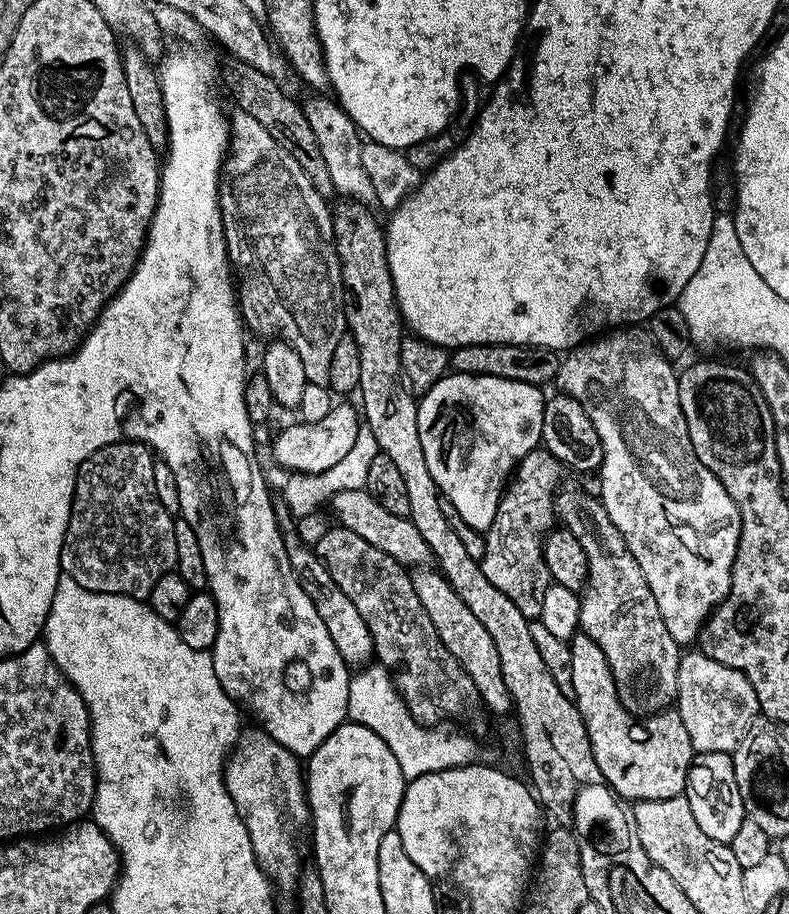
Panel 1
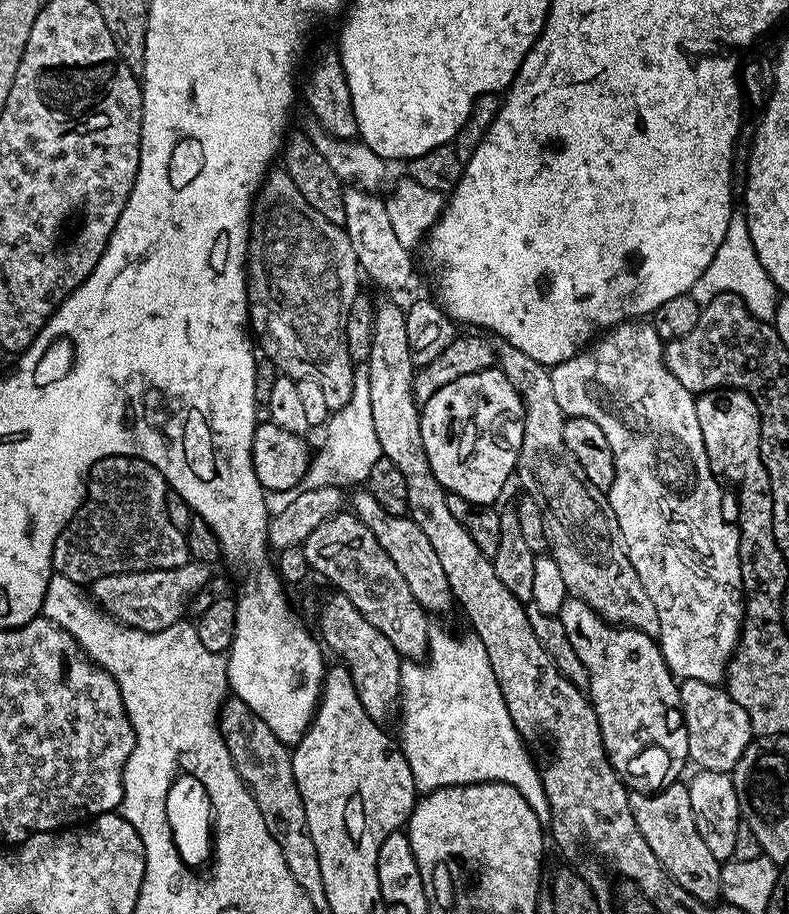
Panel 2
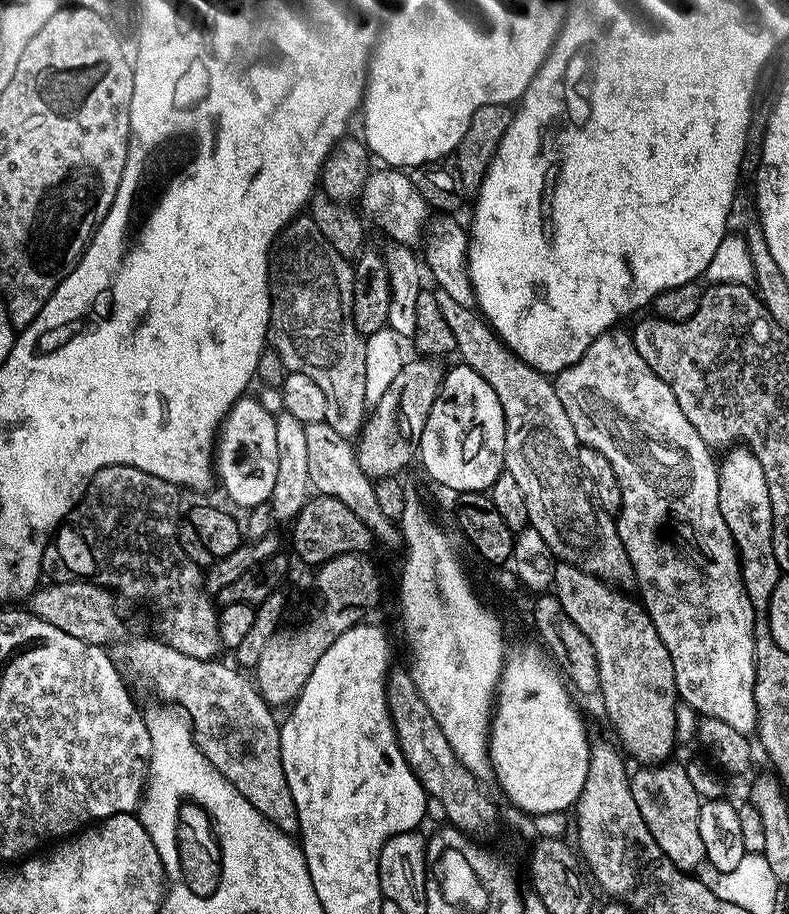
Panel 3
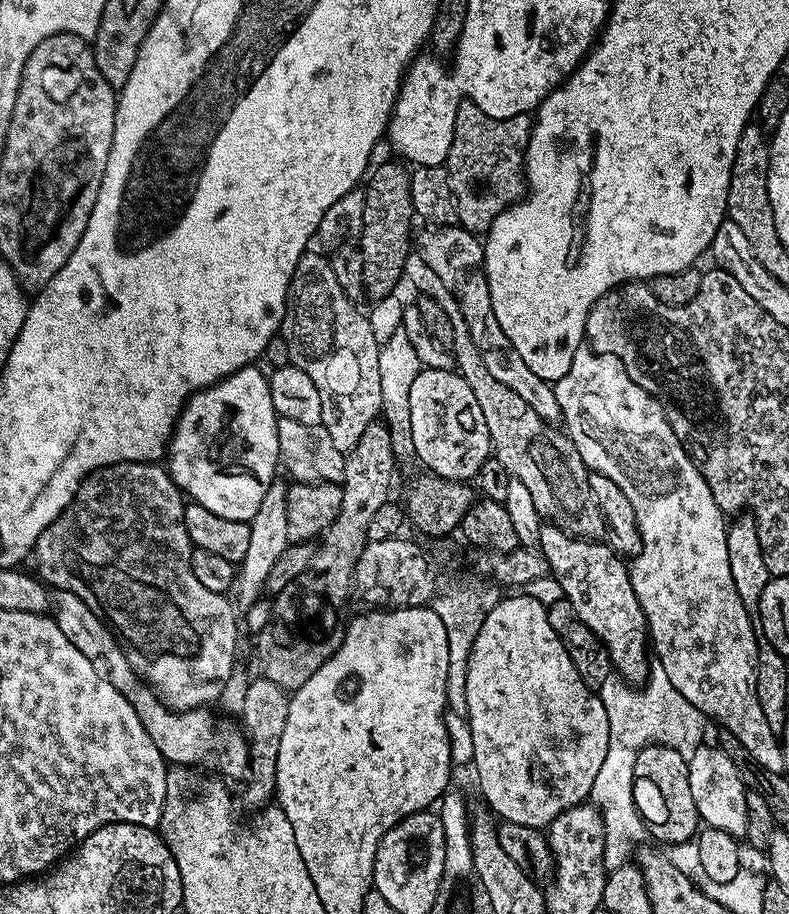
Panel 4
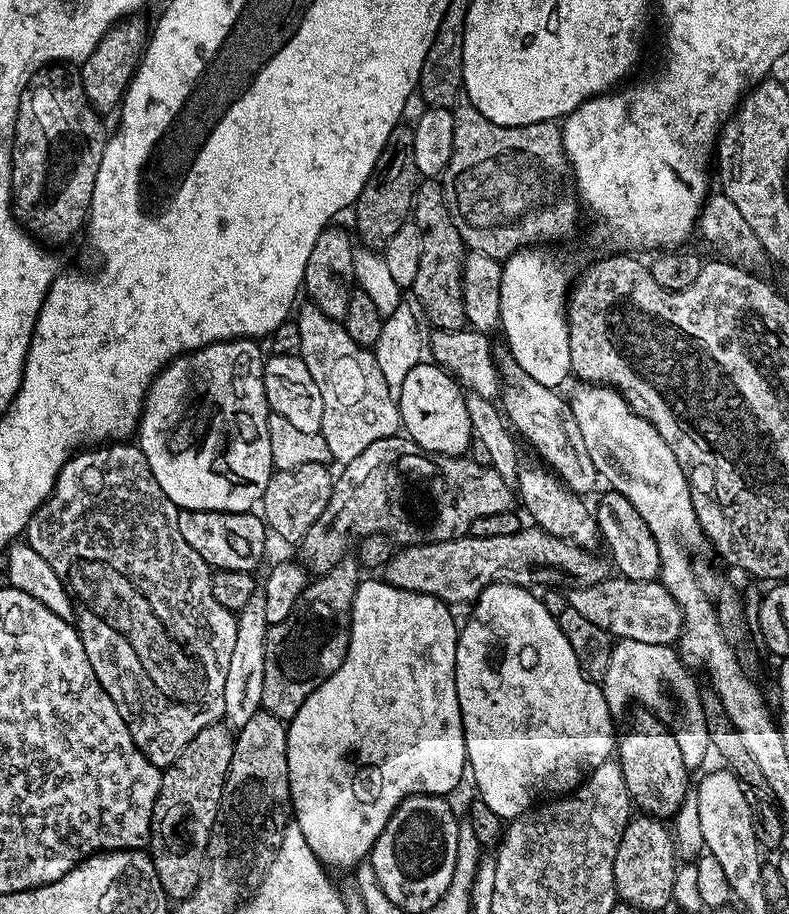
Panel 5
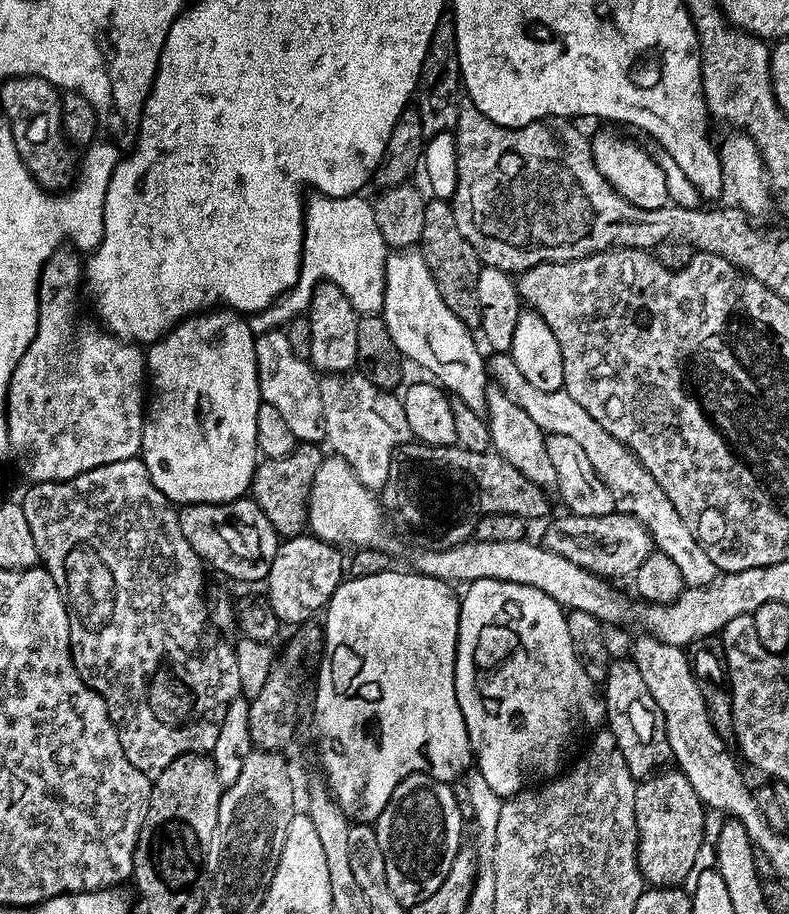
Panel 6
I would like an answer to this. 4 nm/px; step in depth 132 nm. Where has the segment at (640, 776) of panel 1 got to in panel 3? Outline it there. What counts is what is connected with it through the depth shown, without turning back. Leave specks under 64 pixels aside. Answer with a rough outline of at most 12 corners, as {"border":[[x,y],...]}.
{"border":[[563,562],[554,594],[594,646],[637,765],[678,744],[674,666],[648,609]]}

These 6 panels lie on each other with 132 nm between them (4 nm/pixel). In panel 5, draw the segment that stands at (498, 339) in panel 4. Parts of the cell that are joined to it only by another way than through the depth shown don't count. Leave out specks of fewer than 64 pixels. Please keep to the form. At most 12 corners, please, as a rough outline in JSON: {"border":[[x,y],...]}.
{"border":[[507,343],[494,355],[509,425],[571,492],[598,473],[571,403],[534,382]]}

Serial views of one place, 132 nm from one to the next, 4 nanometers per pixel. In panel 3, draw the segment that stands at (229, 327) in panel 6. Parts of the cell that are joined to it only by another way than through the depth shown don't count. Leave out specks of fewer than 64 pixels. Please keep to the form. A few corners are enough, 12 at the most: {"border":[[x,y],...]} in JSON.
{"border":[[252,394],[221,424],[214,472],[243,510],[269,503],[276,416]]}

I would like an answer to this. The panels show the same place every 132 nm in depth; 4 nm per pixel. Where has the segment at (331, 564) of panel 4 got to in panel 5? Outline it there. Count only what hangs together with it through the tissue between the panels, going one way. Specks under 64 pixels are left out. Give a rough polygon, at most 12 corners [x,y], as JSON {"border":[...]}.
{"border":[[355,559],[265,638],[261,709],[291,722],[348,653]]}

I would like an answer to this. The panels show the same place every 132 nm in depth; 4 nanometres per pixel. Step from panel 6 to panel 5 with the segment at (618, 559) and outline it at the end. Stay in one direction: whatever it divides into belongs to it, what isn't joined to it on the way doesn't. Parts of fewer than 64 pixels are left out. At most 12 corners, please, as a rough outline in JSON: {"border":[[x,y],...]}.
{"border":[[541,528],[409,544],[382,576],[468,606],[491,584],[594,586],[609,561]]}

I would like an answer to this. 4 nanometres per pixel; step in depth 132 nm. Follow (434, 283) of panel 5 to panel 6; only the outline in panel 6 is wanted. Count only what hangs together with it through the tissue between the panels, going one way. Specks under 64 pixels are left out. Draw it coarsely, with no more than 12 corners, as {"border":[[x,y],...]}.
{"border":[[449,201],[425,203],[418,251],[450,310],[479,329],[474,246]]}

